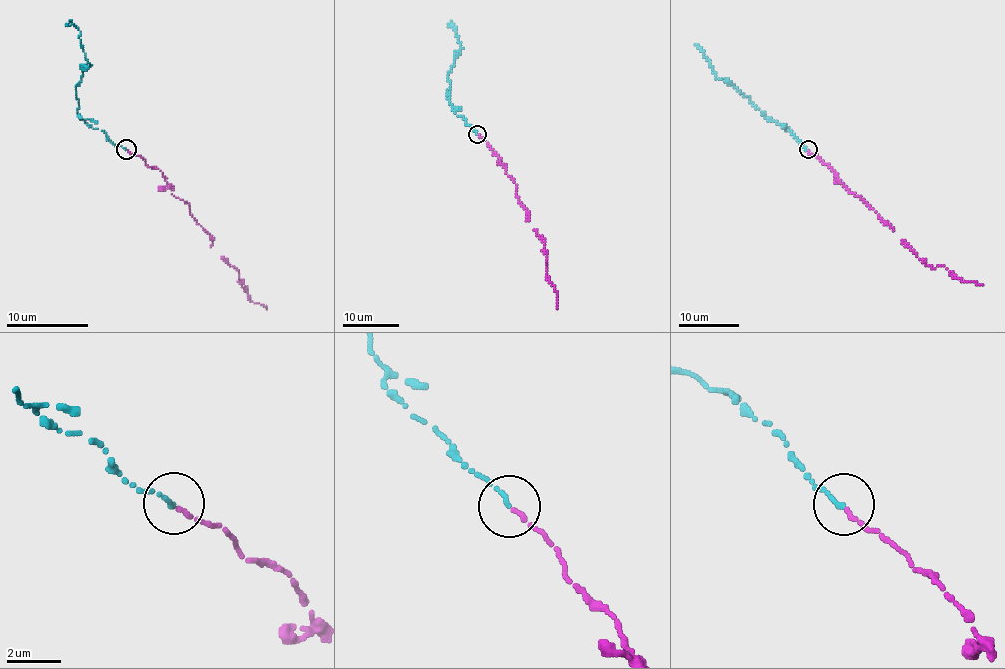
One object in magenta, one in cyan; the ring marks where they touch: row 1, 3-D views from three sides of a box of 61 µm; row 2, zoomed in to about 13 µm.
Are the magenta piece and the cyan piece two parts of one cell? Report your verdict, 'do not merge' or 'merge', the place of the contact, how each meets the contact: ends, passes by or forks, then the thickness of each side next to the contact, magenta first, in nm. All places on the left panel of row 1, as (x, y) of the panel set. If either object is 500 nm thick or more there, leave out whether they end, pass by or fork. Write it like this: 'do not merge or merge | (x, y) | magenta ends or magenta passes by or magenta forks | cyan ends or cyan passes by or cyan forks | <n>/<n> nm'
merge | (126, 149) | magenta ends | cyan ends | 170/170 nm

